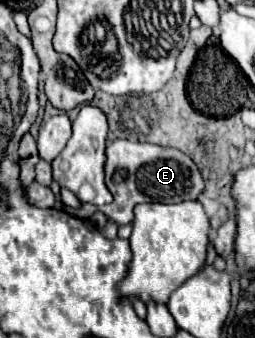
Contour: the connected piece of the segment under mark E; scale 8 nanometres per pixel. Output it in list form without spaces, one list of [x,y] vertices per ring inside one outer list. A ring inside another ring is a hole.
[[[129,140],[109,142],[107,164],[105,164],[105,184],[109,192],[113,194],[111,204],[105,204],[101,208],[85,204],[79,210],[65,206],[65,210],[81,218],[89,218],[95,210],[101,210],[109,220],[123,226],[123,224],[131,224],[135,204],[141,204],[141,202],[173,204],[173,202],[183,202],[183,200],[197,200],[197,196],[201,194],[205,186],[195,162],[181,150],[163,148],[155,144],[143,144],[143,142],[129,142]]]

